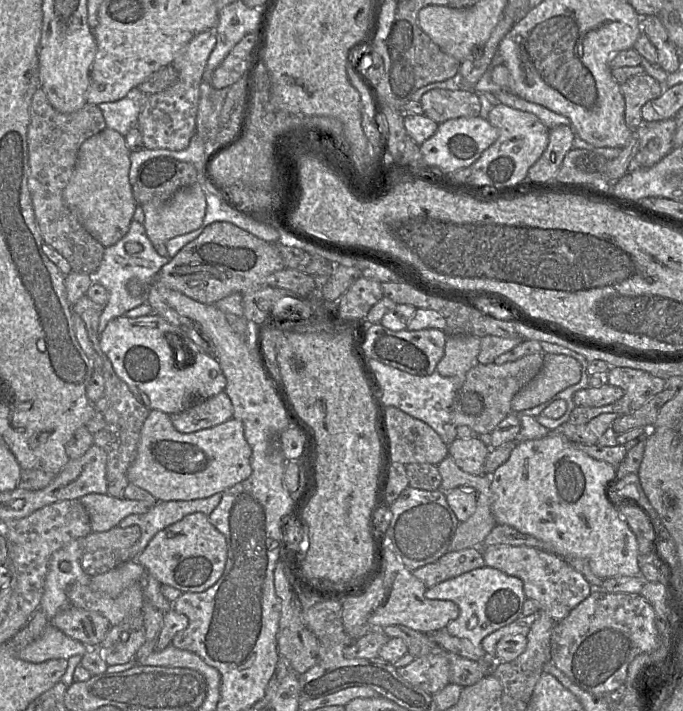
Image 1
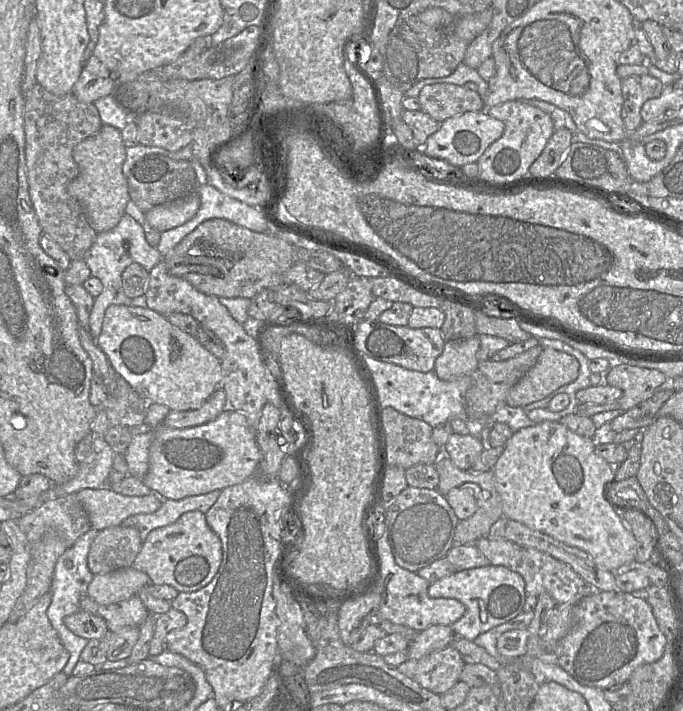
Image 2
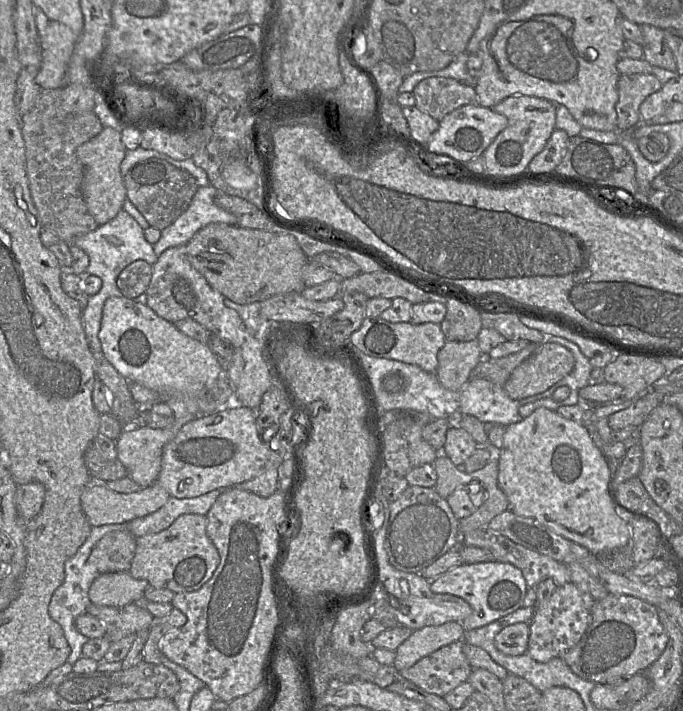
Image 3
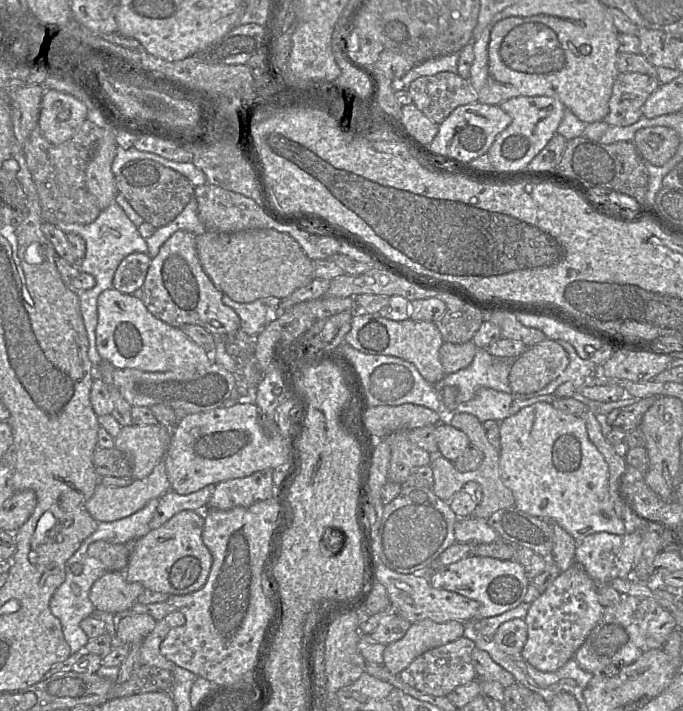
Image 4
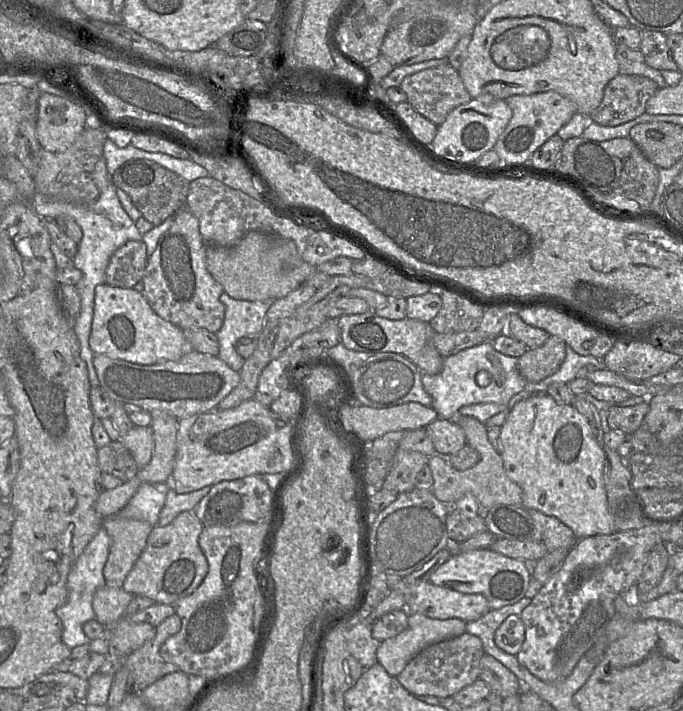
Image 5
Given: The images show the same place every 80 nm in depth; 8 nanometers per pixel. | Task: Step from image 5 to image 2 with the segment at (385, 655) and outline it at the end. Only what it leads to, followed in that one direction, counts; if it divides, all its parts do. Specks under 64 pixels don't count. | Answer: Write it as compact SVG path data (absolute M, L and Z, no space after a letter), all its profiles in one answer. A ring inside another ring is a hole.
M434 625L417 632L406 650L408 659L420 659L444 649L456 637L451 626Z

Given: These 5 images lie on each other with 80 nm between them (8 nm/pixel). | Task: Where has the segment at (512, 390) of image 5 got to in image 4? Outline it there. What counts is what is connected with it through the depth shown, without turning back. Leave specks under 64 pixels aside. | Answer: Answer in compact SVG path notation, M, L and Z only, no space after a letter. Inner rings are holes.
M477 349L469 366L445 375L433 385L440 394L444 387L456 387L456 405L471 400L480 388L512 394L509 373L515 359L493 356L486 349Z

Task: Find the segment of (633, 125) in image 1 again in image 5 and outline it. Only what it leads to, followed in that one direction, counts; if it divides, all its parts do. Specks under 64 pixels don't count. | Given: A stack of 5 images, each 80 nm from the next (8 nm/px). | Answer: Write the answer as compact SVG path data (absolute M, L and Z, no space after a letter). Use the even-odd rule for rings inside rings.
M618 74L604 89L600 105L590 114L590 121L603 126L619 126L646 113L647 101L658 91L651 79Z

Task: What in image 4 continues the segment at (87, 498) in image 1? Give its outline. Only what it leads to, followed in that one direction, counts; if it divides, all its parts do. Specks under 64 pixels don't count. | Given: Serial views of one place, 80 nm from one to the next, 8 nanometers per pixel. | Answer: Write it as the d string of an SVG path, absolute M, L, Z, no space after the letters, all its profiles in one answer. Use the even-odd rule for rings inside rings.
M164 457L148 476L142 479L133 479L127 486L113 487L99 483L87 501L86 508L98 523L112 522L134 514L142 509L150 500L159 499L170 489L171 484L167 476Z

